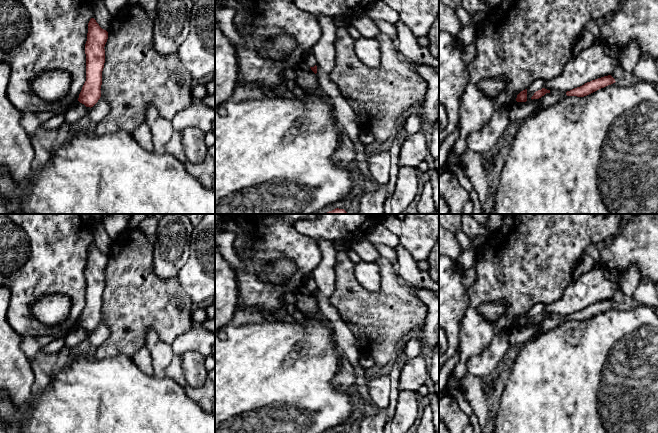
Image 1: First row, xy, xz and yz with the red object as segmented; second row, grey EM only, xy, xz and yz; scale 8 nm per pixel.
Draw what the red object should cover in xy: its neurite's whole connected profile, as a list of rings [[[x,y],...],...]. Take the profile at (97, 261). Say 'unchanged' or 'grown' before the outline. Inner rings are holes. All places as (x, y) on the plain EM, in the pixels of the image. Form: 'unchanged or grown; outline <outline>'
unchanged; outline [[[94,242],[88,247],[86,278],[86,305],[78,325],[86,331],[93,331],[101,321],[102,295],[105,287],[105,268],[108,256],[102,253]]]

